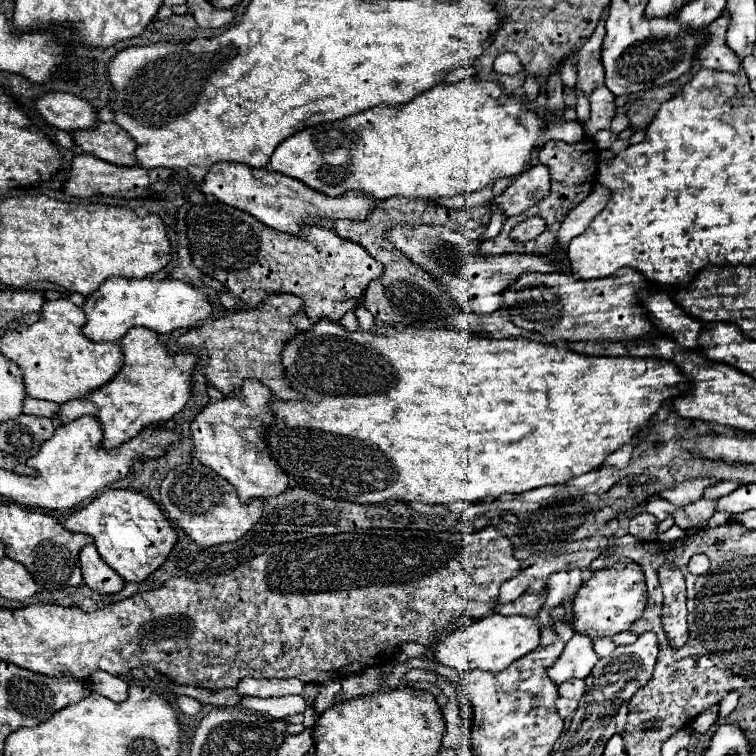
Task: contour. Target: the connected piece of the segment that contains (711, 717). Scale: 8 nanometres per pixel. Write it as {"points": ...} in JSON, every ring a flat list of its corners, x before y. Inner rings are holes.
{"points":[[712,704,708,710,704,710,702,714,698,714,698,716,692,720,690,728,692,728,694,732,704,734,704,732,708,732,708,728,714,724,716,718,718,718,718,704]]}

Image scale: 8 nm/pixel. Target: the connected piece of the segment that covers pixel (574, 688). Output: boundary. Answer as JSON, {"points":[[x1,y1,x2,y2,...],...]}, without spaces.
{"points":[[572,678,572,680,566,680,558,686,558,694,560,696,566,696,566,698,574,698,574,700,580,700,582,694,584,694,584,680,578,680,578,678]]}

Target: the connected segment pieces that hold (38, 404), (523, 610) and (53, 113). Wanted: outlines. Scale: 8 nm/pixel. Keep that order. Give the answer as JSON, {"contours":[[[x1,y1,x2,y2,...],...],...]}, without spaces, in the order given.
{"contours":[[[24,398,22,410,24,410,24,414,52,418,54,416,54,410,58,410,58,404,48,402,48,400,38,400,38,398]],[[538,582,538,596,536,596,536,590,530,588,526,590,518,600,514,602,508,602,508,604,500,604,498,606,498,614,502,616,514,616,514,614,522,614,522,616,536,616,536,610,542,606,542,600,546,596,546,586,548,582]],[[44,92,34,100,34,108,48,124,66,132,96,126,92,104,68,92]]]}

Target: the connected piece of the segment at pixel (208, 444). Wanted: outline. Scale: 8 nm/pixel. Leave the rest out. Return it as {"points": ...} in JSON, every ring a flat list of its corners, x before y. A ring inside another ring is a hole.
{"points":[[250,378,244,382,240,396,228,396,204,406,190,424,190,434,194,442,192,456,222,478,226,478,238,490,240,502,248,502,250,498,276,496,278,492,284,492,290,484,290,478,276,468,276,464,270,460,266,444,262,444,262,424,268,424,272,418,272,412,268,408,270,400,270,390,258,380]]}

